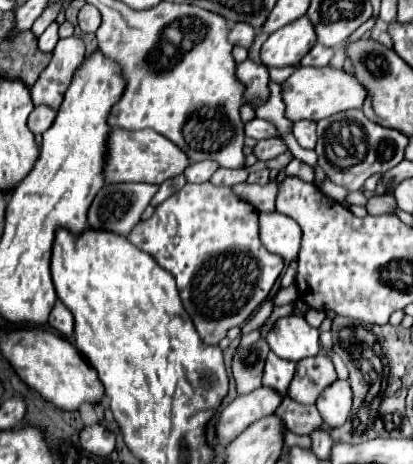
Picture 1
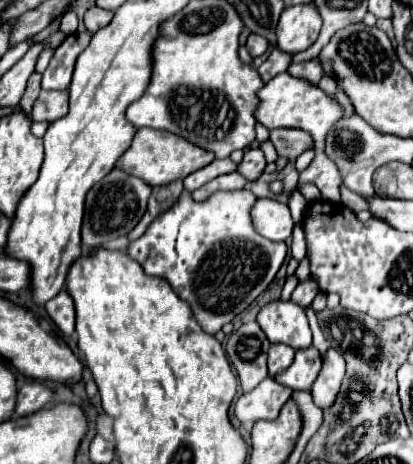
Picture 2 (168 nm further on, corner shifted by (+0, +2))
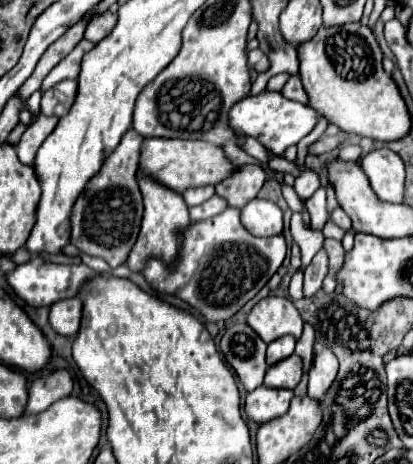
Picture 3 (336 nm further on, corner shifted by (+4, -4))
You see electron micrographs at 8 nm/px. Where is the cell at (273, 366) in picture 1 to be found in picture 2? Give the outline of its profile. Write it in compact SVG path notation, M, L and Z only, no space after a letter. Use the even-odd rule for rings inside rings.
M271 344L271 348L269 348L269 376L275 378L283 370L287 370L291 366L293 358L295 358L295 350L291 346Z

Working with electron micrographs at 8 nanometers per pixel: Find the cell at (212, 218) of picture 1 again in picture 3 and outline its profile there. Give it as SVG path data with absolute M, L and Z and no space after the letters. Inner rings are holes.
M227 208L219 216L191 224L185 230L177 264L165 266L161 260L149 260L143 274L155 290L185 300L207 320L217 322L231 318L245 302L249 302L279 270L285 254L287 244L283 234L271 238L251 236L239 220L239 210Z

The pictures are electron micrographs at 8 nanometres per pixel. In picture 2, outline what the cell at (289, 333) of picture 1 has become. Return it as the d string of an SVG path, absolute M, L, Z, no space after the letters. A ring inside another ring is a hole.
M275 300L263 306L257 322L271 344L287 344L293 350L311 346L311 328L307 324L305 308L293 302Z

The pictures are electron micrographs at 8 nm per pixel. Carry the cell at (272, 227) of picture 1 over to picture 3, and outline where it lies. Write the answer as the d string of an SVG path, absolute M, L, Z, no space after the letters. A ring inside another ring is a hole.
M253 198L241 208L241 222L253 236L275 236L283 230L283 214L277 204L263 198Z

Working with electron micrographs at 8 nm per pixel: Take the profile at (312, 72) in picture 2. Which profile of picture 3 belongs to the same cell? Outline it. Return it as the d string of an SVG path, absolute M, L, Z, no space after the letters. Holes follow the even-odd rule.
M293 76L287 80L287 84L283 86L281 94L289 100L295 100L295 102L301 102L301 104L307 104L307 94L303 90L303 84L301 84L301 78L299 76Z

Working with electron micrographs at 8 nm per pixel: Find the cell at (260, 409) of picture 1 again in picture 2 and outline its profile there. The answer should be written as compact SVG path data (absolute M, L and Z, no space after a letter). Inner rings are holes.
M265 378L257 388L245 392L235 402L235 418L241 424L253 424L257 420L277 418L281 406L291 398L287 386L277 384L273 378Z

